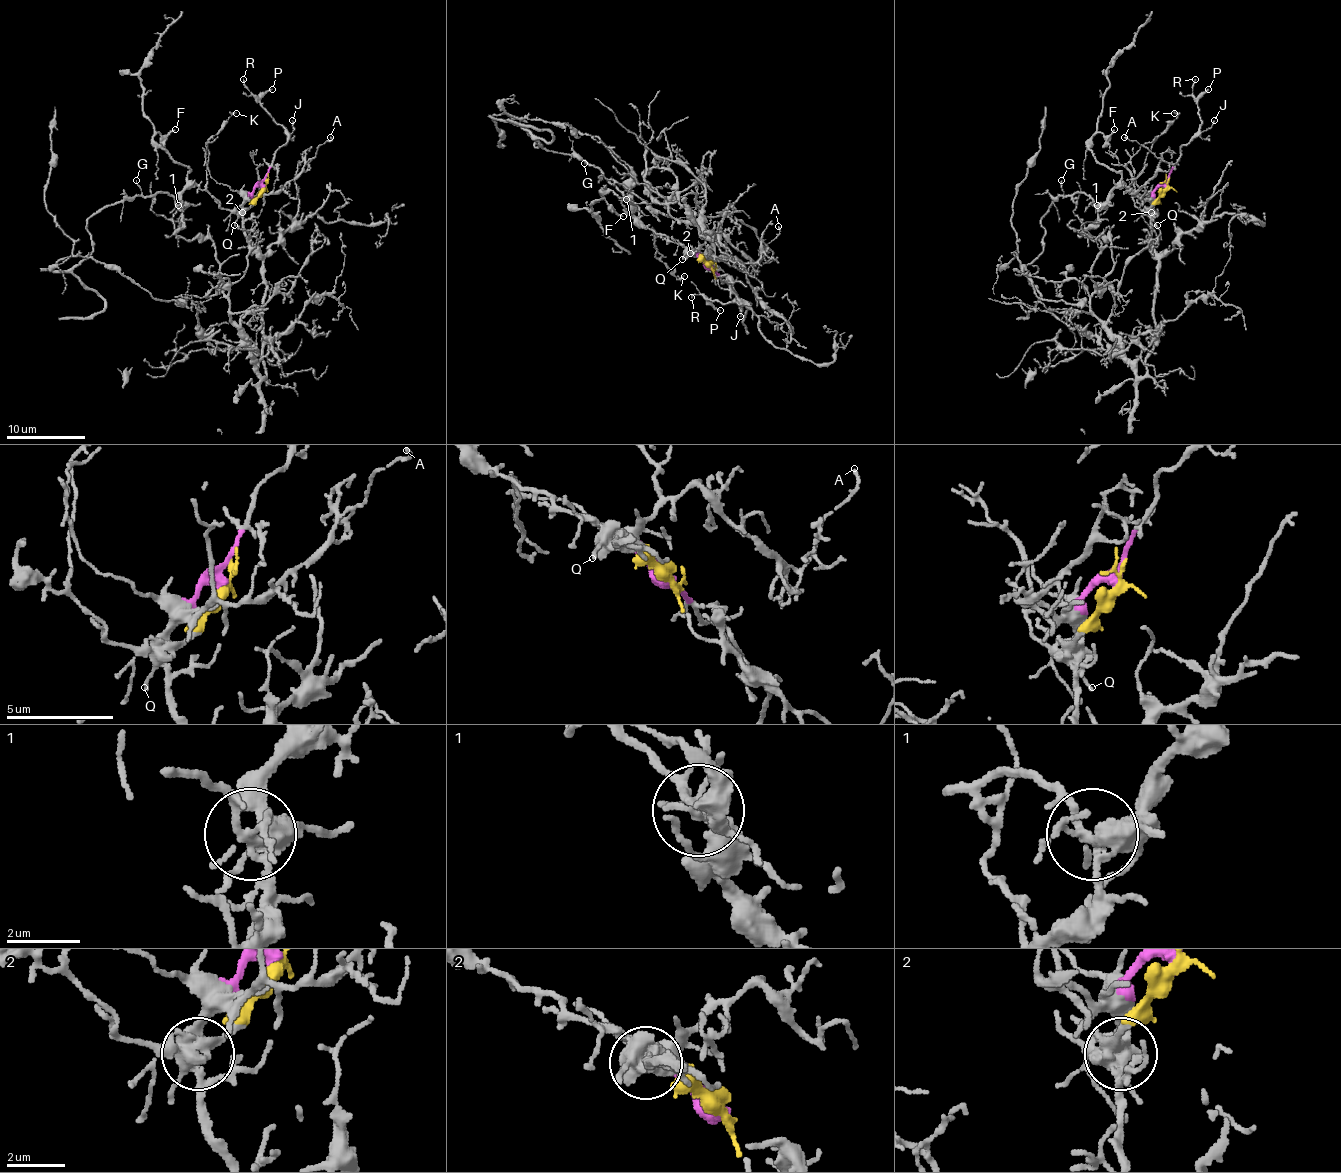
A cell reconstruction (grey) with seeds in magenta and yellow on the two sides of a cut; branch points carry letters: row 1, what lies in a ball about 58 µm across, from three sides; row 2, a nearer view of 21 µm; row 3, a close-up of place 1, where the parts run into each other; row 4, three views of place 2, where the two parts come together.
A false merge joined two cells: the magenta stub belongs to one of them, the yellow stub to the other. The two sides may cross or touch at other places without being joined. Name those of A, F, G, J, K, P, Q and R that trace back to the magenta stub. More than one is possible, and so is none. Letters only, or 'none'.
A, J, P, R

